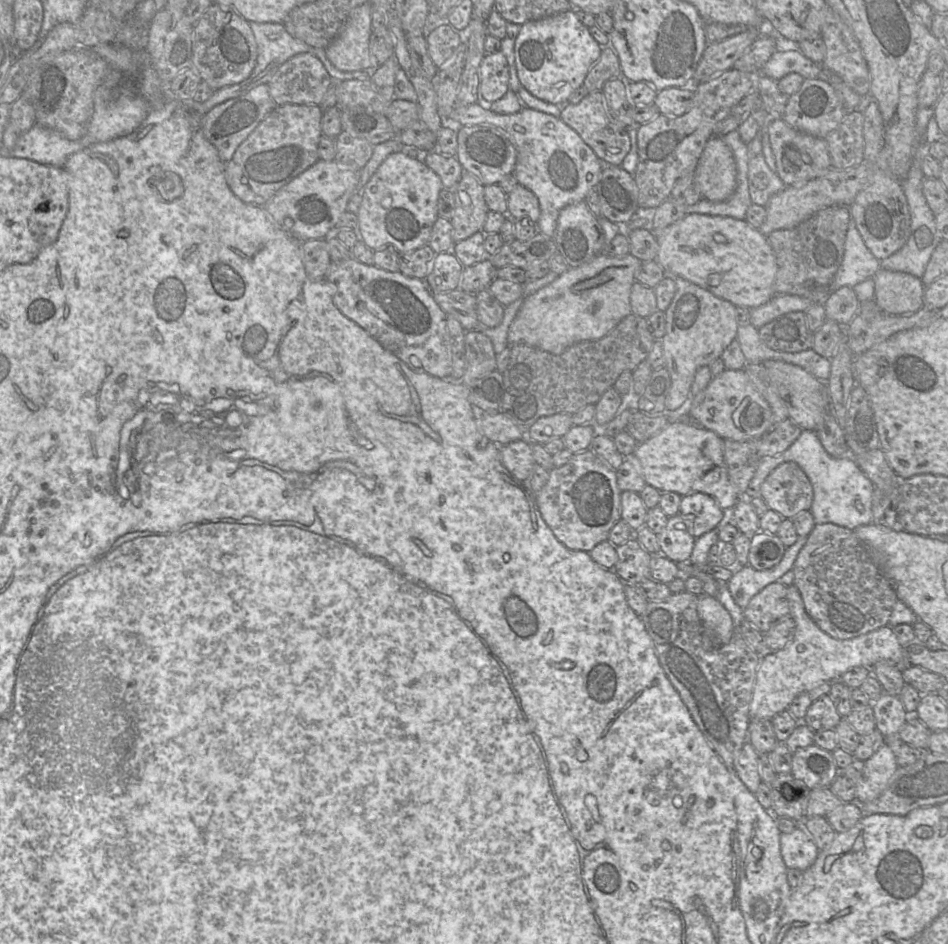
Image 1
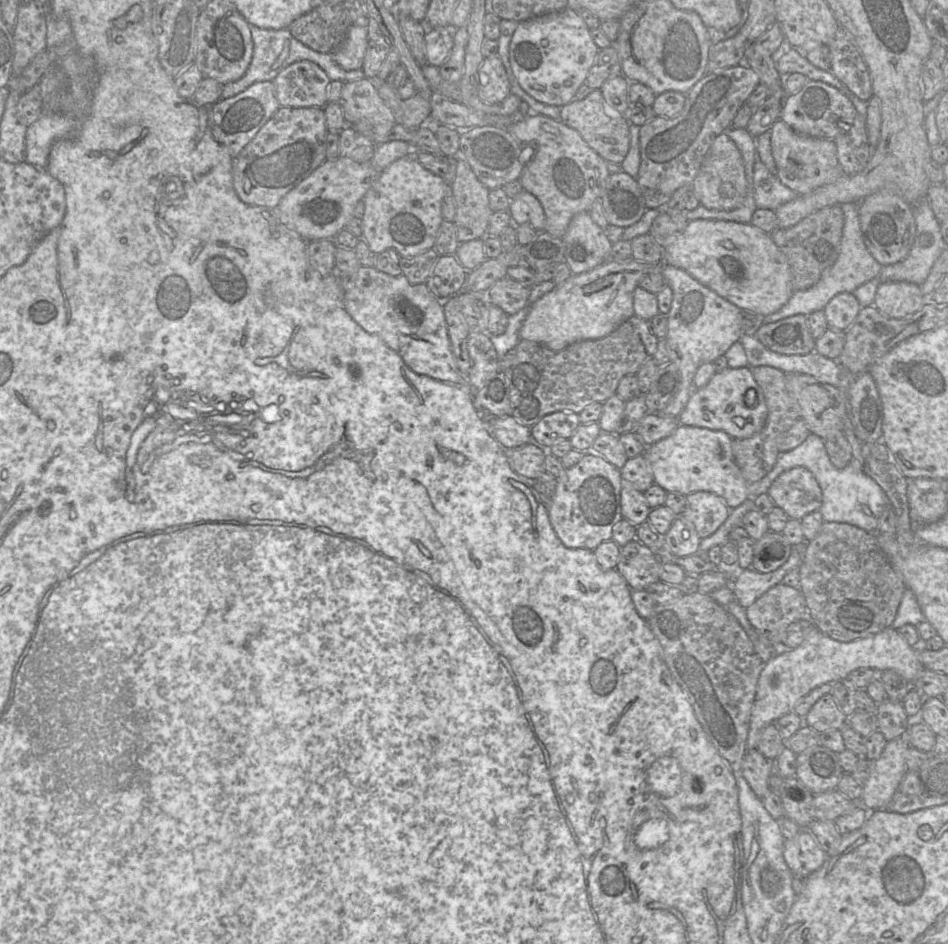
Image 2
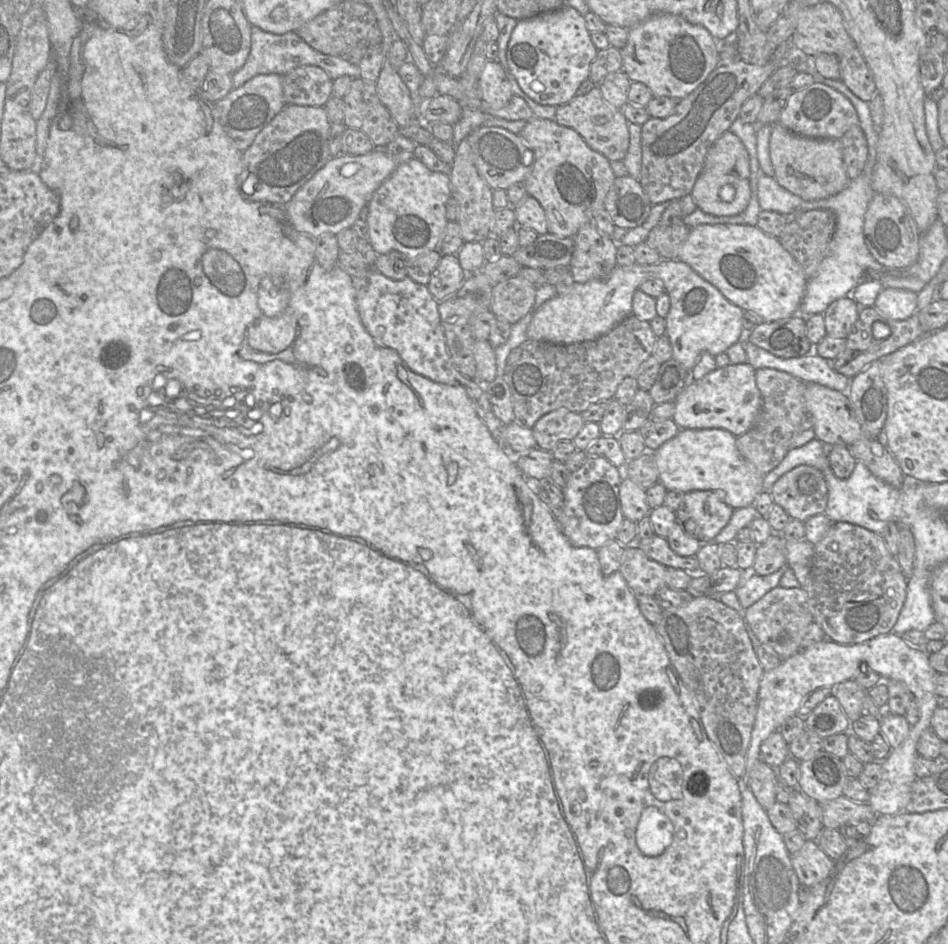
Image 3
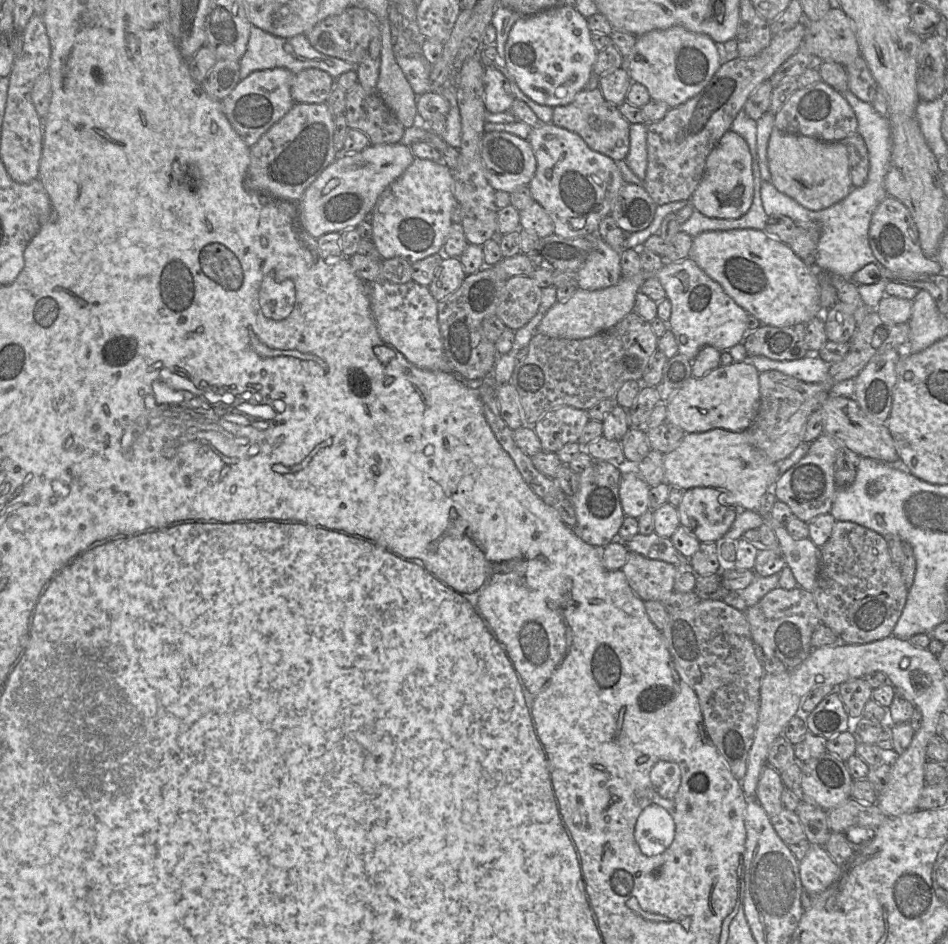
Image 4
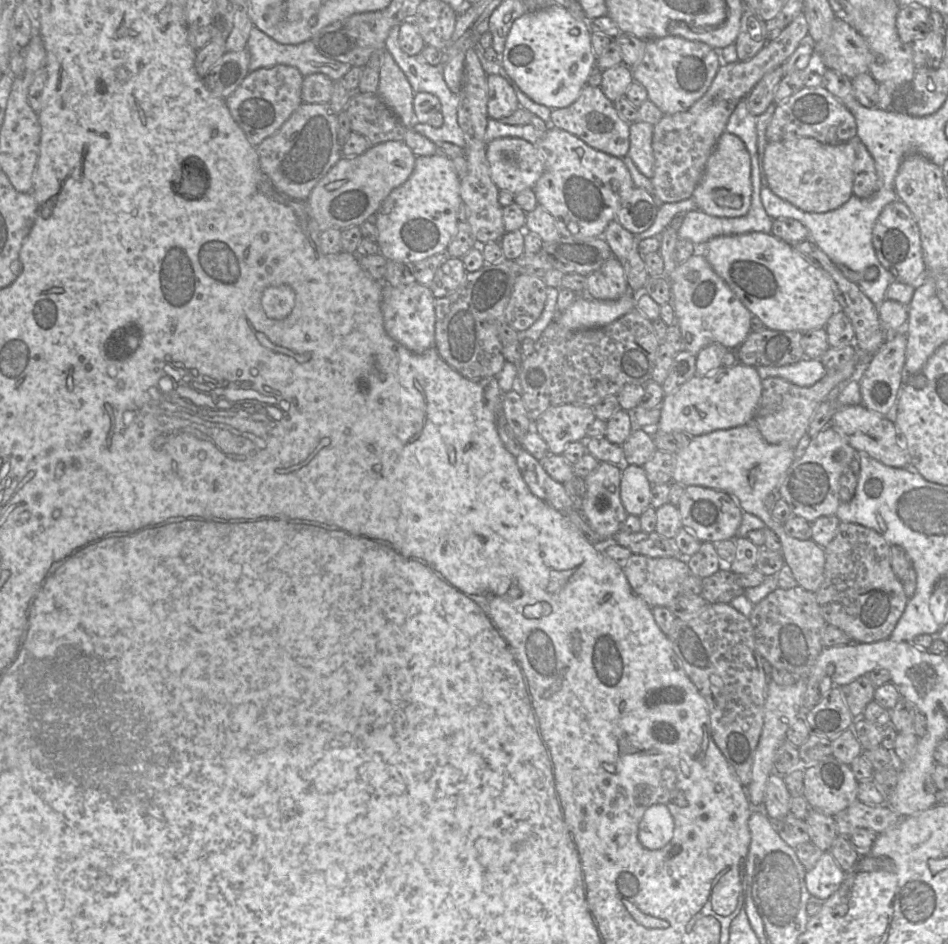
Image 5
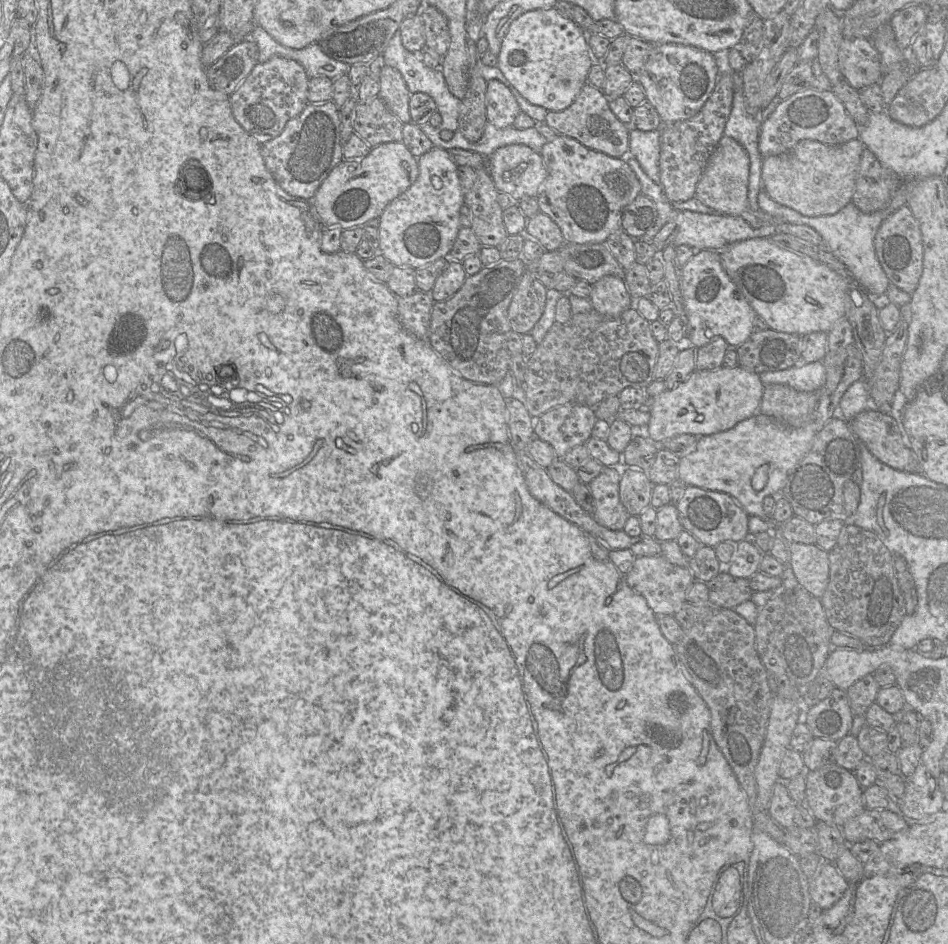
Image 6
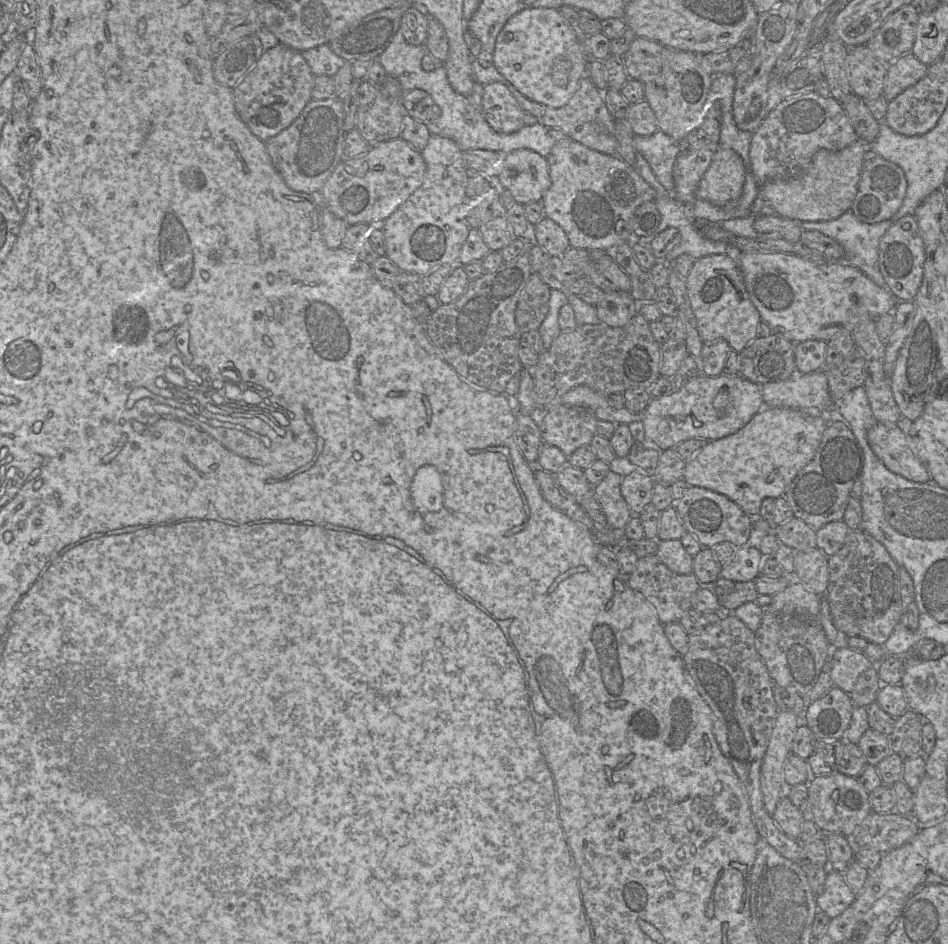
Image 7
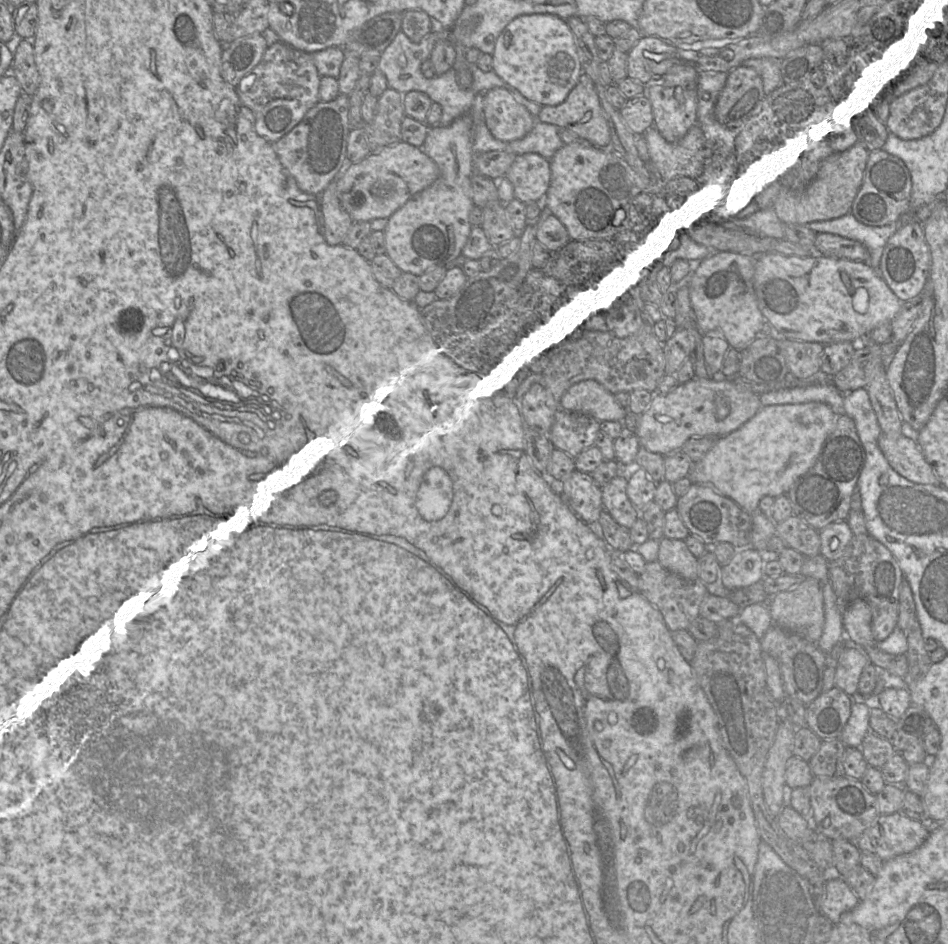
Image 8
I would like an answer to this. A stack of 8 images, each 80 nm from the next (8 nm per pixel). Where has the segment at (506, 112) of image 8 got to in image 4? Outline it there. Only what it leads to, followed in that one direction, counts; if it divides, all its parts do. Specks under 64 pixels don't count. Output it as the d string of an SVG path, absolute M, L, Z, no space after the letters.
M493 66L484 67L484 104L490 113L508 111L516 98L509 81Z

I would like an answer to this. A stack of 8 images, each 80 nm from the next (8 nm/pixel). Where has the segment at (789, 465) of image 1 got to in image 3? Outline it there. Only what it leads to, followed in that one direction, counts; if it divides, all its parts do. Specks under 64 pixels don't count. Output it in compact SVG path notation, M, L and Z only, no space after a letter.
M799 465L782 475L772 486L770 494L774 503L781 506L791 519L802 522L823 514L828 501L828 488L823 473L809 465Z

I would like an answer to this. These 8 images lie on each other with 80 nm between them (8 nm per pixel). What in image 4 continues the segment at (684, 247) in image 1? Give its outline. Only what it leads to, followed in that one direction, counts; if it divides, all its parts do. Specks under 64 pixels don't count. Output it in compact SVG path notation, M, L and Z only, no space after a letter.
M735 229L729 231L705 231L697 235L692 240L689 257L702 269L711 279L721 285L723 290L748 314L757 318L762 325L774 327L788 327L795 324L807 324L815 317L824 313L820 305L820 276L814 266L809 266L803 262L791 248L775 237L768 235L764 230L756 229Z

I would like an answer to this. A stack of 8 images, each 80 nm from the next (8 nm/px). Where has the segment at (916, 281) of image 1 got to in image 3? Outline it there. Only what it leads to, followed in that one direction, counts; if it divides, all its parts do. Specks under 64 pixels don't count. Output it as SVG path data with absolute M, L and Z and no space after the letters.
M882 288L875 308L886 318L905 320L917 310L917 293L907 289Z

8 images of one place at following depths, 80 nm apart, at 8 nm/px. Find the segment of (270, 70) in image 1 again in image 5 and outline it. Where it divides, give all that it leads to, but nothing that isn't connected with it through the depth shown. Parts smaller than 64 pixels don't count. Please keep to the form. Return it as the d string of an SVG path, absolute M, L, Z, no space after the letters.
M253 26L247 41L247 50L250 54L249 72L259 68L268 68L278 64L296 67L303 76L313 73L323 73L333 82L341 80L351 69L351 65L323 56L311 40L299 44L281 44L269 37L258 27Z

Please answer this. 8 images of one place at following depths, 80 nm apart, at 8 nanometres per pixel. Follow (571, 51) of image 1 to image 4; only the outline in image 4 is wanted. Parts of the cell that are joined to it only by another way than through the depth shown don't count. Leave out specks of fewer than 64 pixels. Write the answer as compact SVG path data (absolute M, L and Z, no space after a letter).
M566 5L521 16L509 32L504 53L506 67L520 90L535 103L552 108L571 103L584 89L598 55L587 18Z

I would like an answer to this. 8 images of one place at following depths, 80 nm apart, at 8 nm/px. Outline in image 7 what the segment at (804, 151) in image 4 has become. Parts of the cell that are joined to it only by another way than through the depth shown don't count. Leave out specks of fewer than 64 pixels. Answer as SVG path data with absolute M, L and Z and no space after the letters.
M857 139L842 150L820 149L807 169L791 179L772 180L761 185L760 195L776 214L792 221L829 221L849 211L857 194L867 144Z

